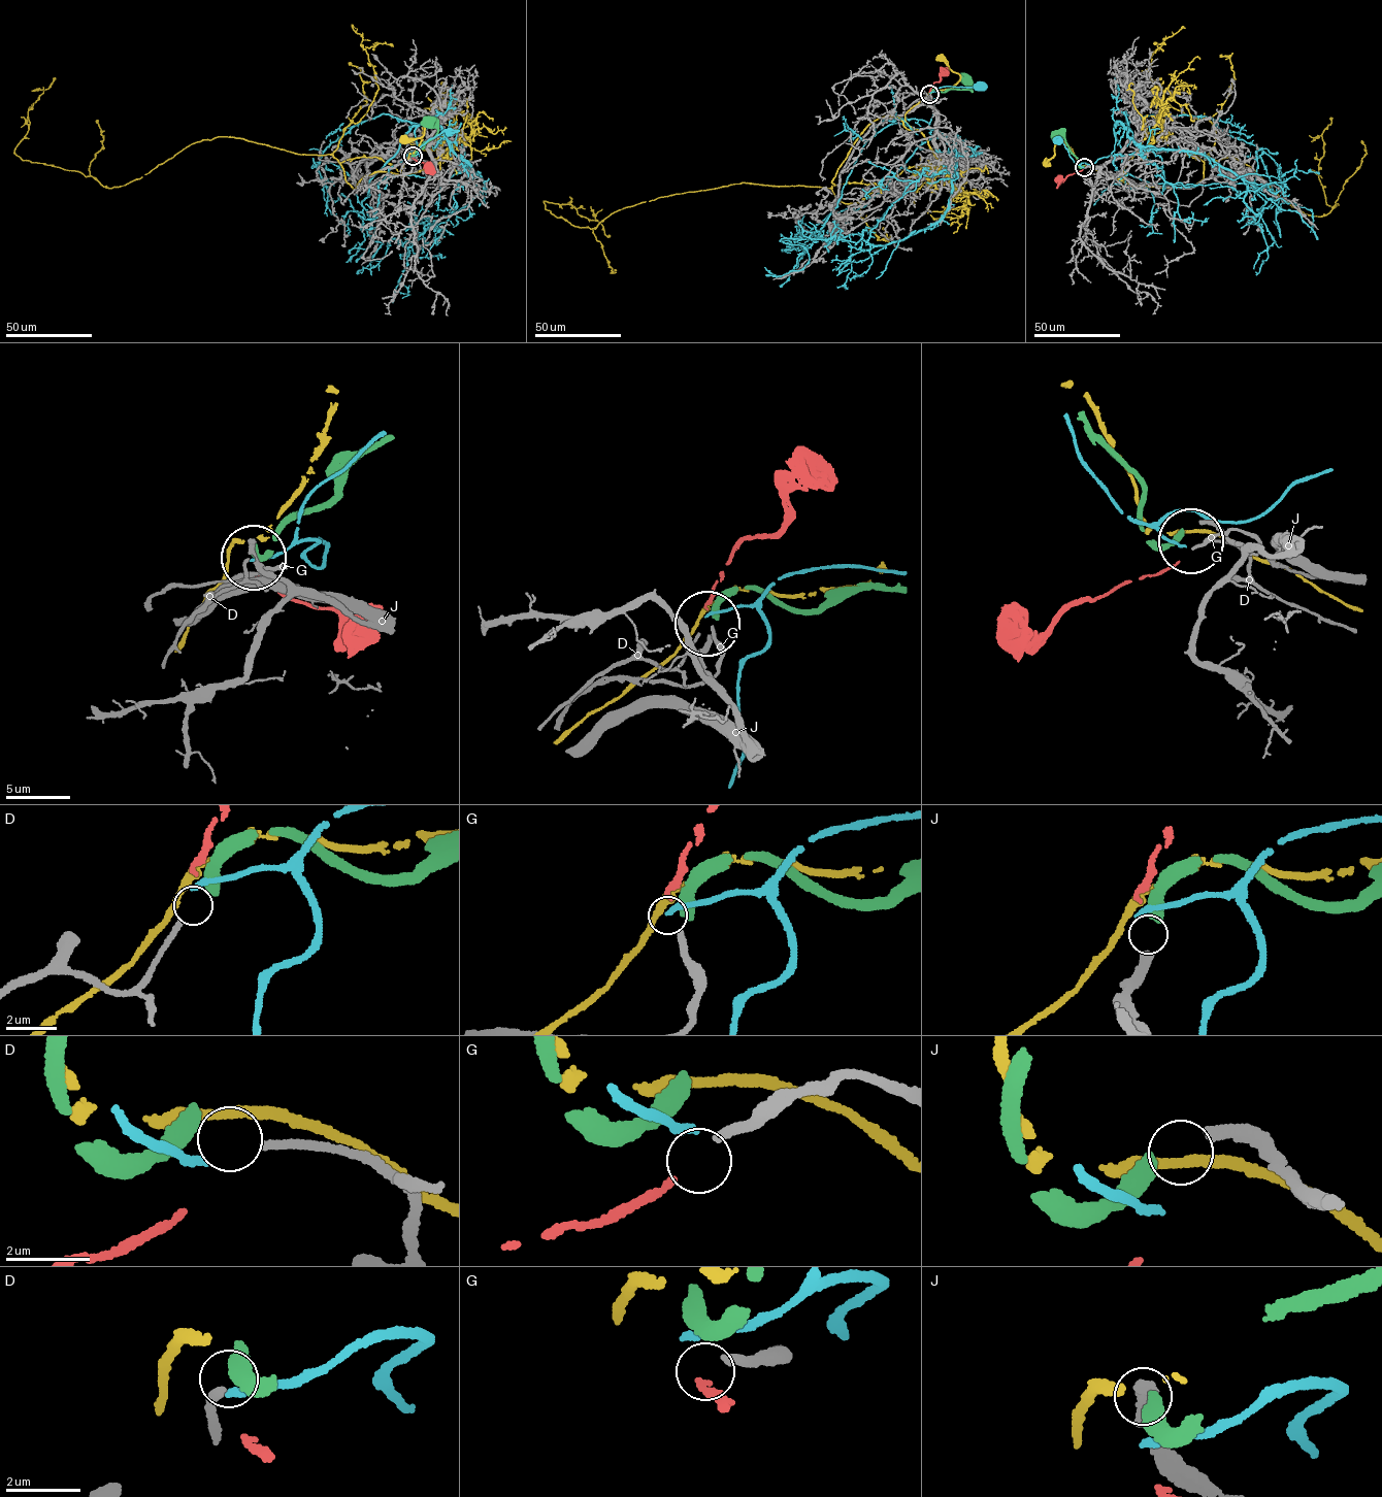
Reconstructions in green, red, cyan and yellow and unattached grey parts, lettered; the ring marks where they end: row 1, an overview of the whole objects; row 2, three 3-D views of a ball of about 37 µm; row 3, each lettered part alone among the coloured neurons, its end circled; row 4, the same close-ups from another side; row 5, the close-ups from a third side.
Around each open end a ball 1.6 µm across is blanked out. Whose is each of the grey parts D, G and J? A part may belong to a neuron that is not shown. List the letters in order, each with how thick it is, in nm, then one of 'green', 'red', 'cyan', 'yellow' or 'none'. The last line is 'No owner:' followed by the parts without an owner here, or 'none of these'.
D: 200 nm | cyan
G: 240 nm | red
J: 380 nm | green
No owner: none of these

